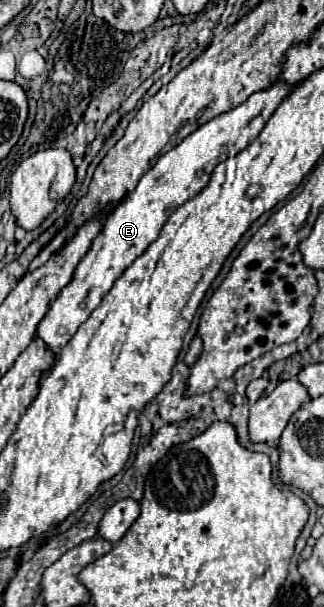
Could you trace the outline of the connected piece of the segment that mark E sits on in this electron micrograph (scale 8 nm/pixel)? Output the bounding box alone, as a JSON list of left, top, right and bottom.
[36,82,292,360]

